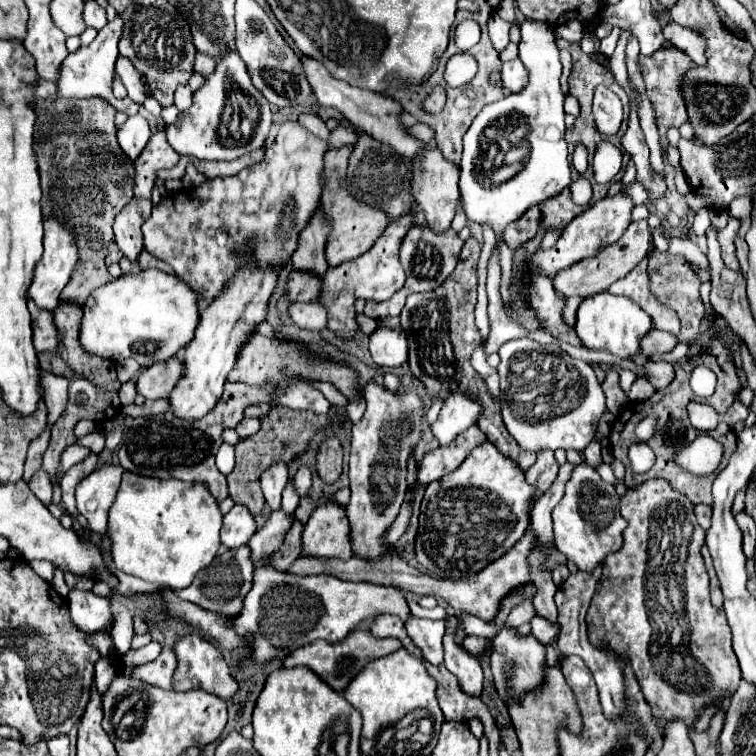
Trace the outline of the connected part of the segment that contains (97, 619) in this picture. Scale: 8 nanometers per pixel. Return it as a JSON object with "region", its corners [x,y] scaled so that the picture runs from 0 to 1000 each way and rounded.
{"region":[[[94,779],[91,787],[94,816],[107,835],[126,835],[142,829],[147,821],[147,803],[142,790],[131,790],[123,782]]]}

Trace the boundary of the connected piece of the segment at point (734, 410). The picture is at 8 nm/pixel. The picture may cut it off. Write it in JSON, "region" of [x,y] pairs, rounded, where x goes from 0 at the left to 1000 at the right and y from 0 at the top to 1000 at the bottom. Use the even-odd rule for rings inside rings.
{"region":[[[971,532],[962,546],[962,560],[967,562],[968,560],[975,558],[978,556],[984,556],[989,552],[989,548],[991,546],[988,538],[985,538],[978,532]]]}

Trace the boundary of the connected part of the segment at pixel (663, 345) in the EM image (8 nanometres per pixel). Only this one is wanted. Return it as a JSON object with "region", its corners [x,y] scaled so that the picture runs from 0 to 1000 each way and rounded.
{"region":[[[861,435],[858,443],[853,443],[848,448],[848,459],[851,459],[851,467],[874,467],[874,464],[890,464],[890,459],[896,456],[896,446],[888,443],[888,440],[880,440],[880,438],[872,438],[872,435]]]}

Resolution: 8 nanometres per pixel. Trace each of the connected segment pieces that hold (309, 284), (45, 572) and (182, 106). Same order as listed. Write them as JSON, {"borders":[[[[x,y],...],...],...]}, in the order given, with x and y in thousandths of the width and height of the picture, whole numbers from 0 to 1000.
{"borders":[[[[385,358],[380,369],[380,382],[377,393],[390,401],[390,398],[414,398],[425,382],[425,366],[403,361],[403,358]]],[[[44,741],[37,743],[40,750],[62,771],[67,772],[71,761],[70,747],[61,741]]],[[[239,112],[234,120],[231,120],[231,139],[237,147],[246,147],[253,142],[255,120],[250,112]]]]}

